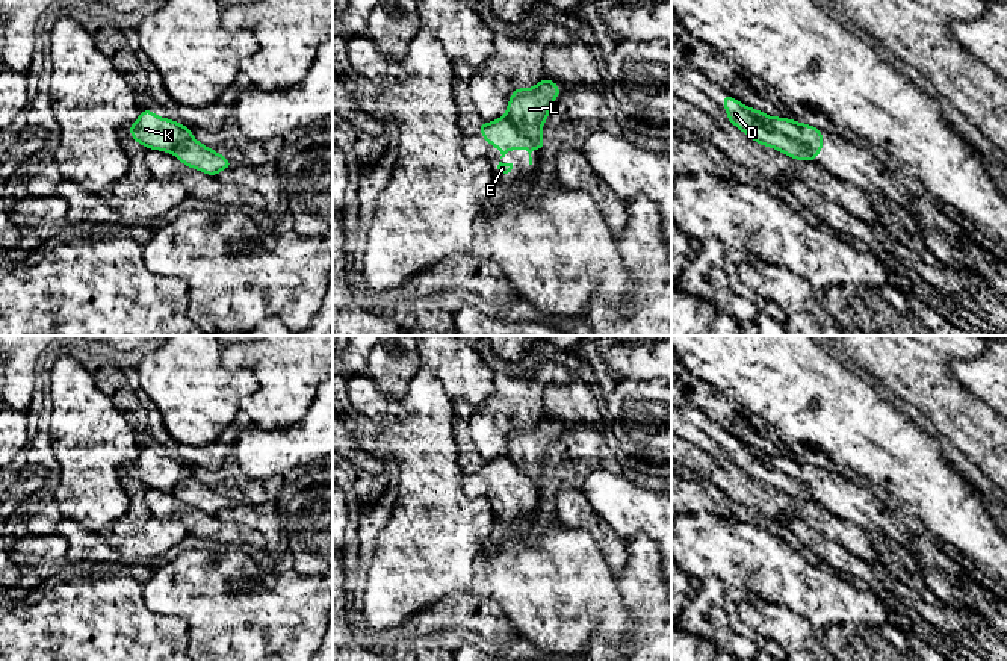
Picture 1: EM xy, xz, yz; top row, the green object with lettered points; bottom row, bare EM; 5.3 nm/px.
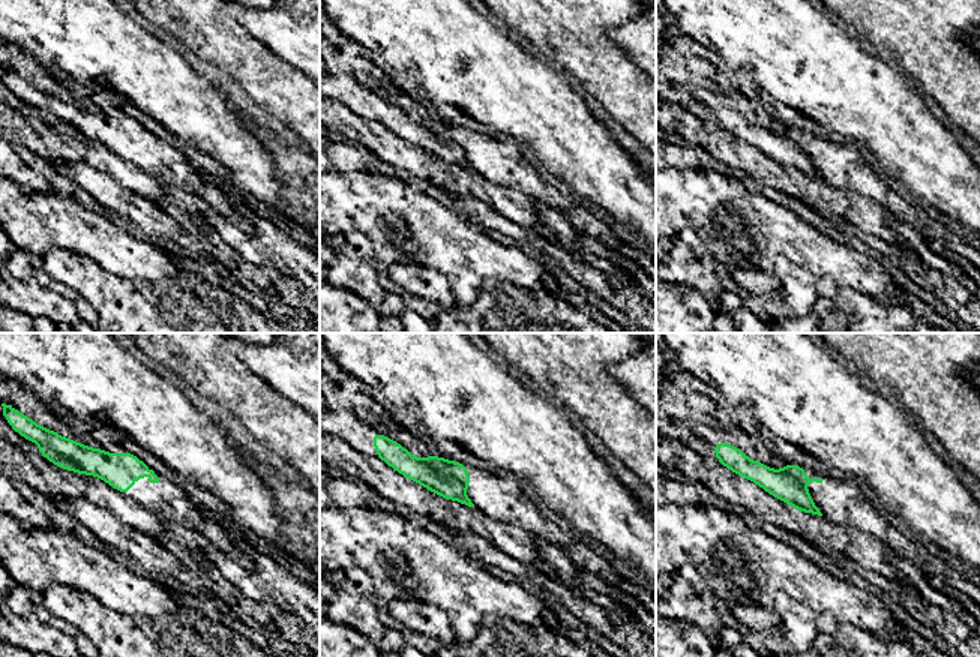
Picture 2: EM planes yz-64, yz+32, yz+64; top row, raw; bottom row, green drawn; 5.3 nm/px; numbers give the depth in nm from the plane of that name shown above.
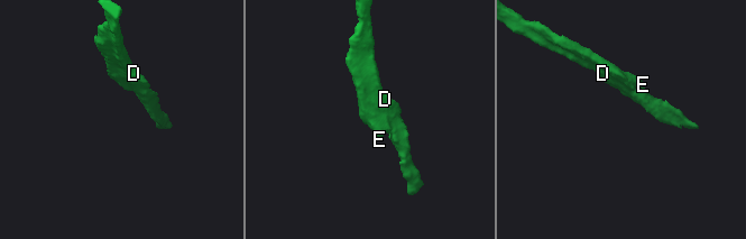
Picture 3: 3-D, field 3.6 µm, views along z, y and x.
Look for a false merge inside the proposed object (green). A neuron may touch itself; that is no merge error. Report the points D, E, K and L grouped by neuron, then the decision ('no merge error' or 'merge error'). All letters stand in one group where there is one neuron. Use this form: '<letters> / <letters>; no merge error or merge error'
D L / E K; merge error

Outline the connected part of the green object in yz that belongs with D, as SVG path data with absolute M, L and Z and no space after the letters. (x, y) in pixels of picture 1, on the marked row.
M727 94L721 95L721 101L727 112L726 121L736 126L754 142L771 147L794 160L813 162L810 151L803 144L777 132L768 123L758 119L748 106Z

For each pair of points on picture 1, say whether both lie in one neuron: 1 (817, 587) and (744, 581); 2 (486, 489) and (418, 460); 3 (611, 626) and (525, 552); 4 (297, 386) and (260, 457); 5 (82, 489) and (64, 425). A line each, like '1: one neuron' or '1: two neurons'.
1: one neuron
2: two neurons
3: one neuron
4: two neurons
5: one neuron

